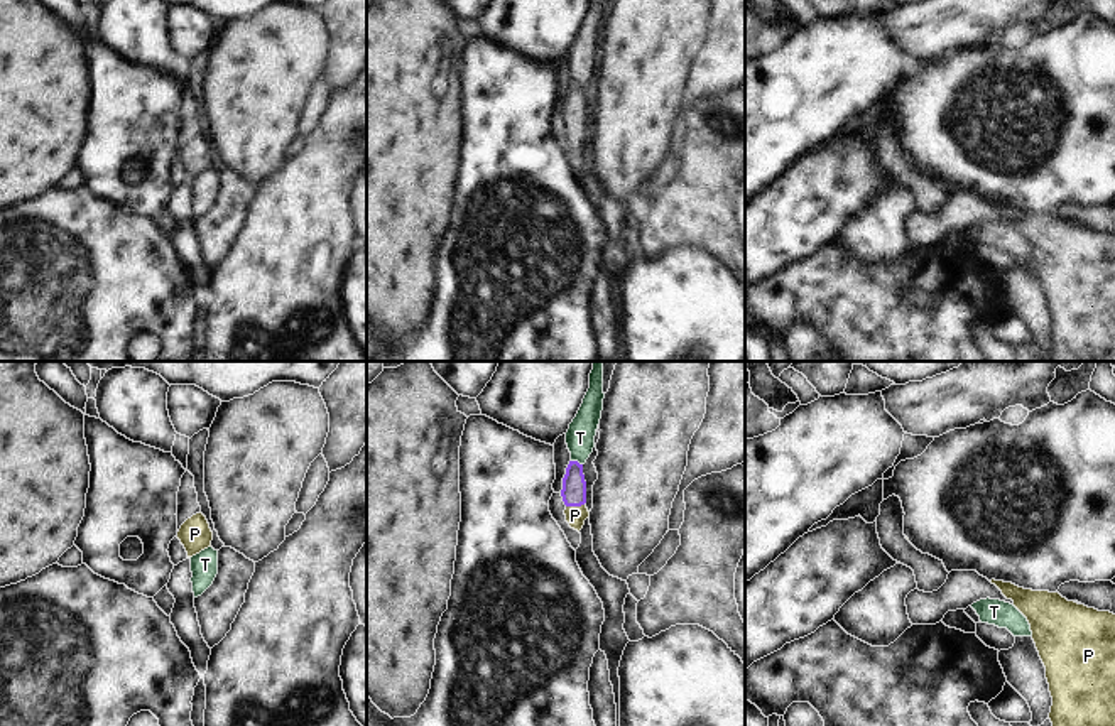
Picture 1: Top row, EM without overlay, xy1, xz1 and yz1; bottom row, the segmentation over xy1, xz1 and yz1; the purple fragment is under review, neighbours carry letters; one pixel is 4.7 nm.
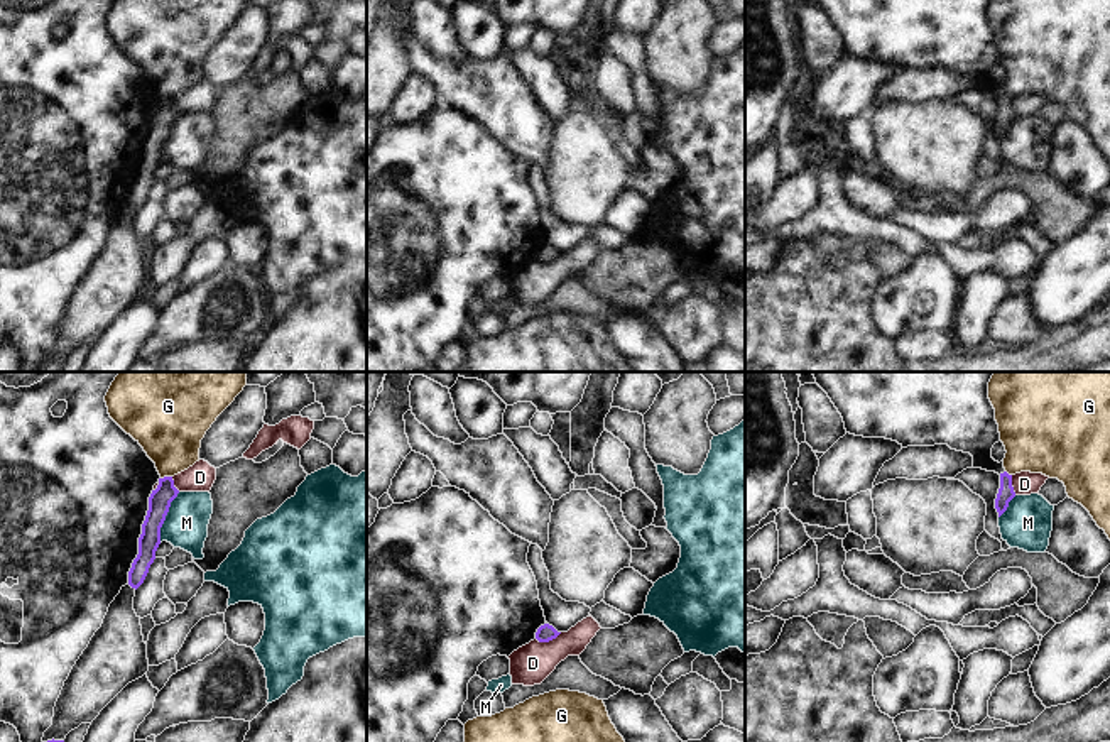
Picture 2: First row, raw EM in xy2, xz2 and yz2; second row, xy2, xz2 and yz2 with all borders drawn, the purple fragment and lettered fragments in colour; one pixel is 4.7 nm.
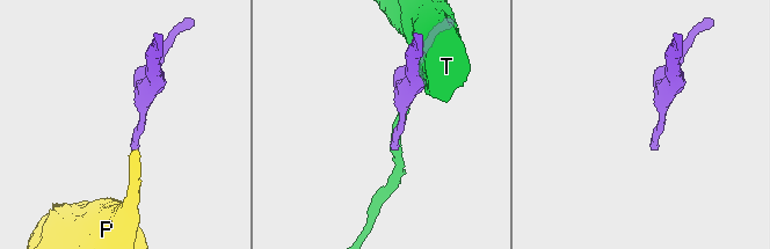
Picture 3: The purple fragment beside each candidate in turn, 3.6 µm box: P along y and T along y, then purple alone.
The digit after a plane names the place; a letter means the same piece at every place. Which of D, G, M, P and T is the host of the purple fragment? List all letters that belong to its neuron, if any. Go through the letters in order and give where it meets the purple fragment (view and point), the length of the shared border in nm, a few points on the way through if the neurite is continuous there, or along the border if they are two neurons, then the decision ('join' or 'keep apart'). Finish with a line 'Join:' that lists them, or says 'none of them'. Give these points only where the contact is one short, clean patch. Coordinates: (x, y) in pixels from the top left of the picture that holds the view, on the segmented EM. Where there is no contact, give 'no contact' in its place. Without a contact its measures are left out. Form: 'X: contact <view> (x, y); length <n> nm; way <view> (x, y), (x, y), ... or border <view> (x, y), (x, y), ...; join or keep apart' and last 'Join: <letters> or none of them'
D: contact xz2 (548, 641); length 130 nm; border xz2 (561, 632), (548, 641), (536, 639); keep apart
G: contact xy2 (166, 477); length 60 nm; border xy2 (171, 475), (161, 479); keep apart
M: contact xy2 (164, 518); length 260 nm; border xy2 (179, 492), (171, 502), (159, 541); keep apart
P: contact xz1 (575, 505); length 90 nm; way xz1 (573, 492), (575, 505), (575, 515); join
T: contact xz1 (576, 461); length 60 nm; keep apart
Join: P

